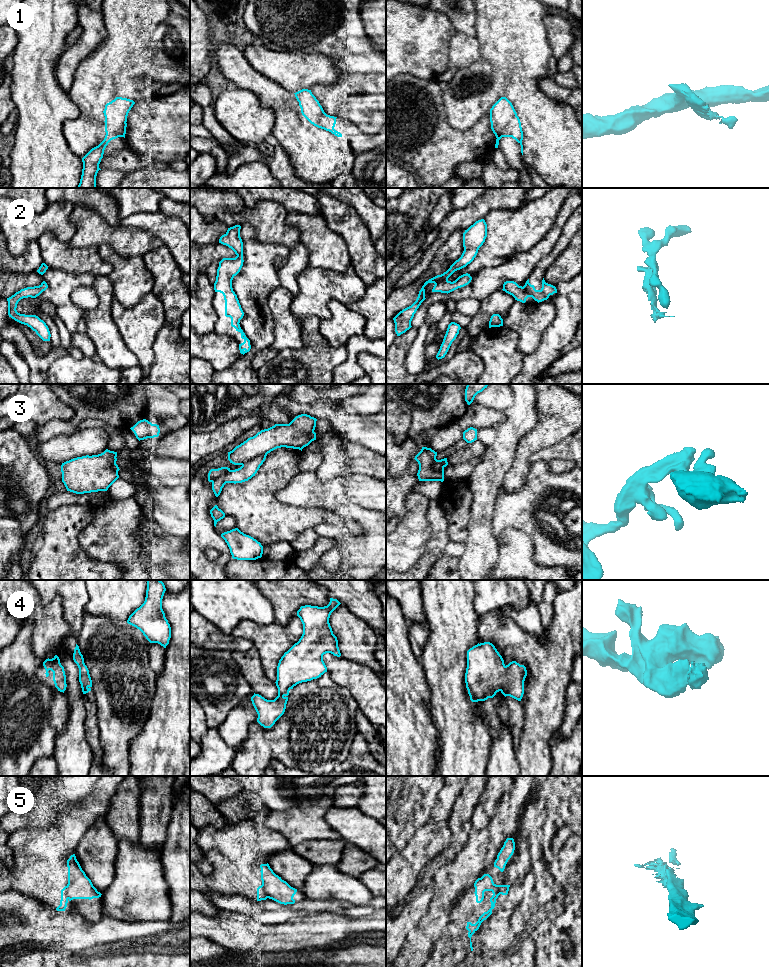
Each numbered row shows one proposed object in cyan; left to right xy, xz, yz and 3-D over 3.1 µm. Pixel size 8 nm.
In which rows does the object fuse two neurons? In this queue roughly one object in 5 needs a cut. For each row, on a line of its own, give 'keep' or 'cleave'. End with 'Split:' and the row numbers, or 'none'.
1: keep
2: keep
3: cleave
4: keep
5: keep
Split: 3

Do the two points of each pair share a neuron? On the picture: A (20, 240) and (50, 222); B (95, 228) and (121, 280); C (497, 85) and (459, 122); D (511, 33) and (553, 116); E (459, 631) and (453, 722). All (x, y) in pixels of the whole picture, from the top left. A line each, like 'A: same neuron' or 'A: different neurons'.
A: same neuron
B: different neurons
C: same neuron
D: same neuron
E: same neuron

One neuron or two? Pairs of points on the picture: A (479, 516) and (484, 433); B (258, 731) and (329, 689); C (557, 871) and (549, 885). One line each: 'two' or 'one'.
A: one
B: one
C: two

